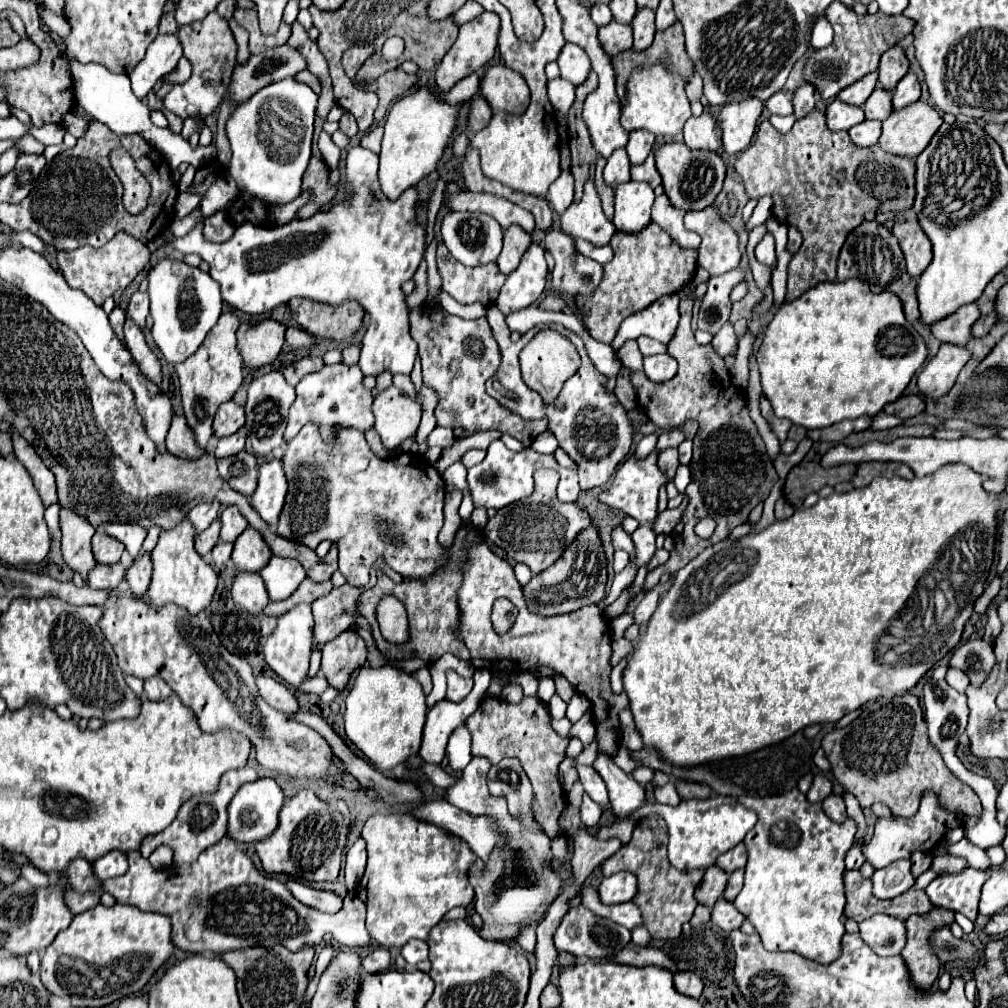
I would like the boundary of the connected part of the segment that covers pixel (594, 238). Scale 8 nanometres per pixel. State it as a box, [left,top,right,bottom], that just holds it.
[561,180,615,246]

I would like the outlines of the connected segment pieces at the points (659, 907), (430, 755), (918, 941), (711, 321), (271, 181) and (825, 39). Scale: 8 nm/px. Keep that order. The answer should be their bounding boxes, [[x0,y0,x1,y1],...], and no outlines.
[[601,816,703,940],[419,670,491,764],[901,908,955,988],[699,267,744,334],[227,78,317,206],[811,20,833,48]]

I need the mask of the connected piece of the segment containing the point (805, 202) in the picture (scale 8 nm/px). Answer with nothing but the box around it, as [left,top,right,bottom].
[735,110,915,302]

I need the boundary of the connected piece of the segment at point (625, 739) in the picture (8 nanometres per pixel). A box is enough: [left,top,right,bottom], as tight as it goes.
[619,729,643,751]

